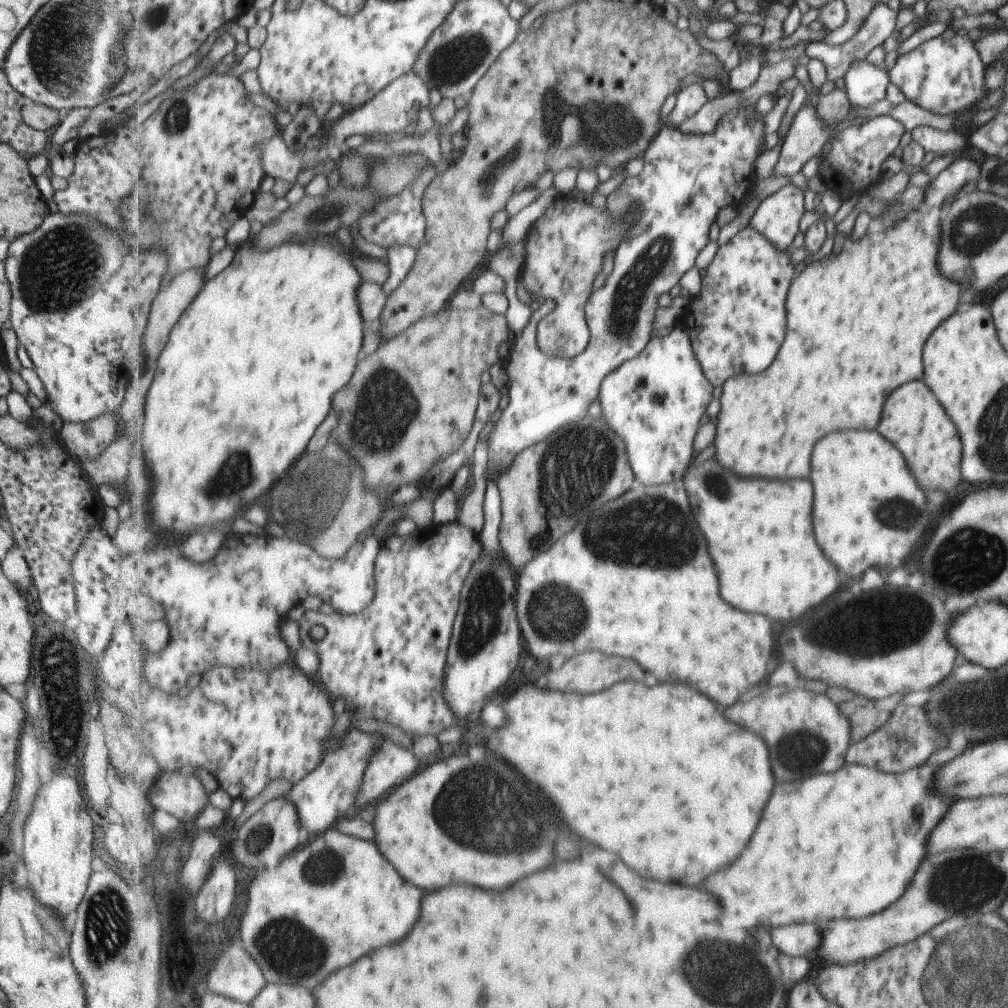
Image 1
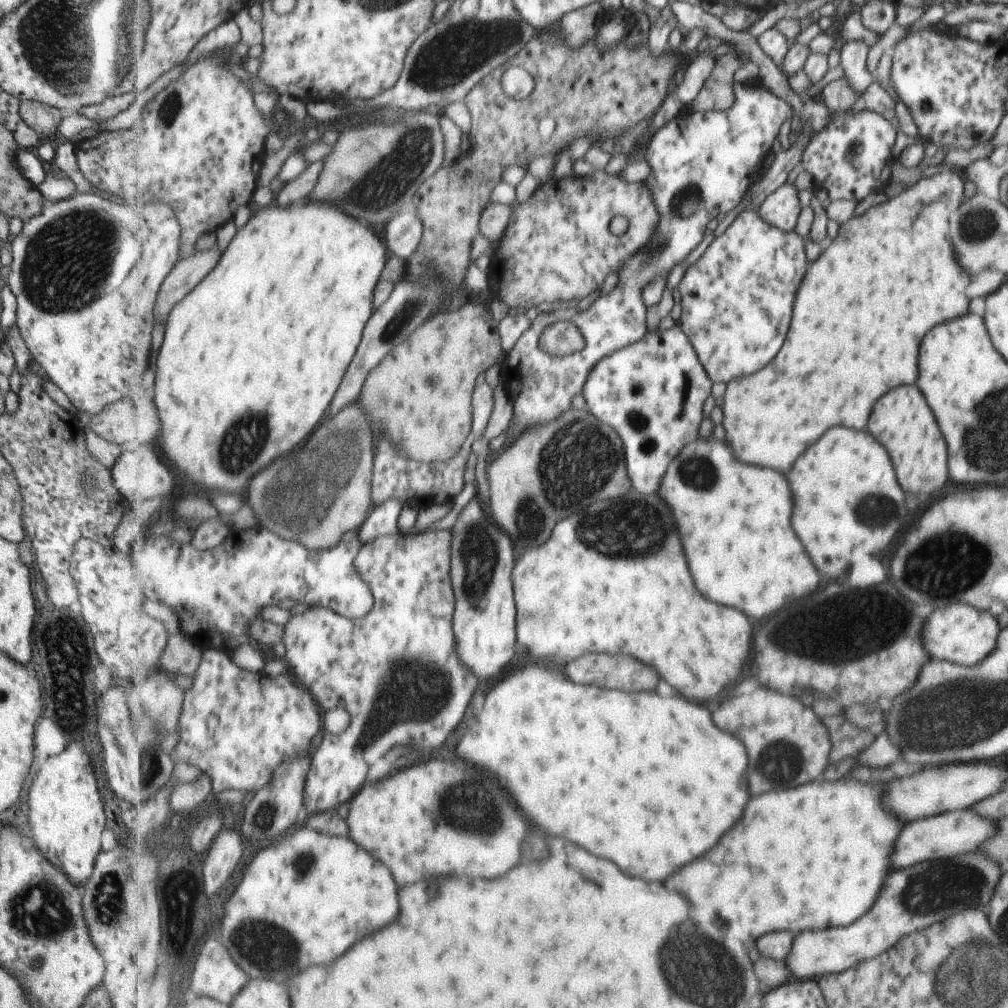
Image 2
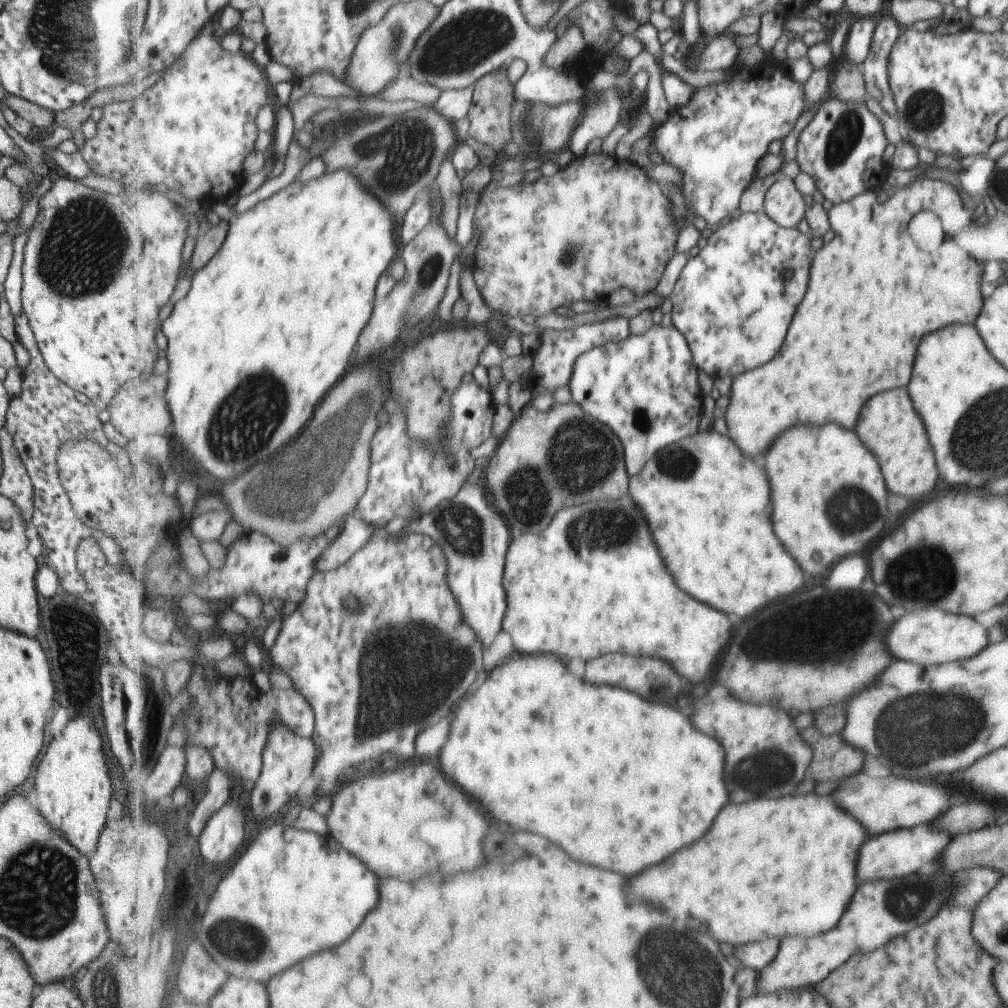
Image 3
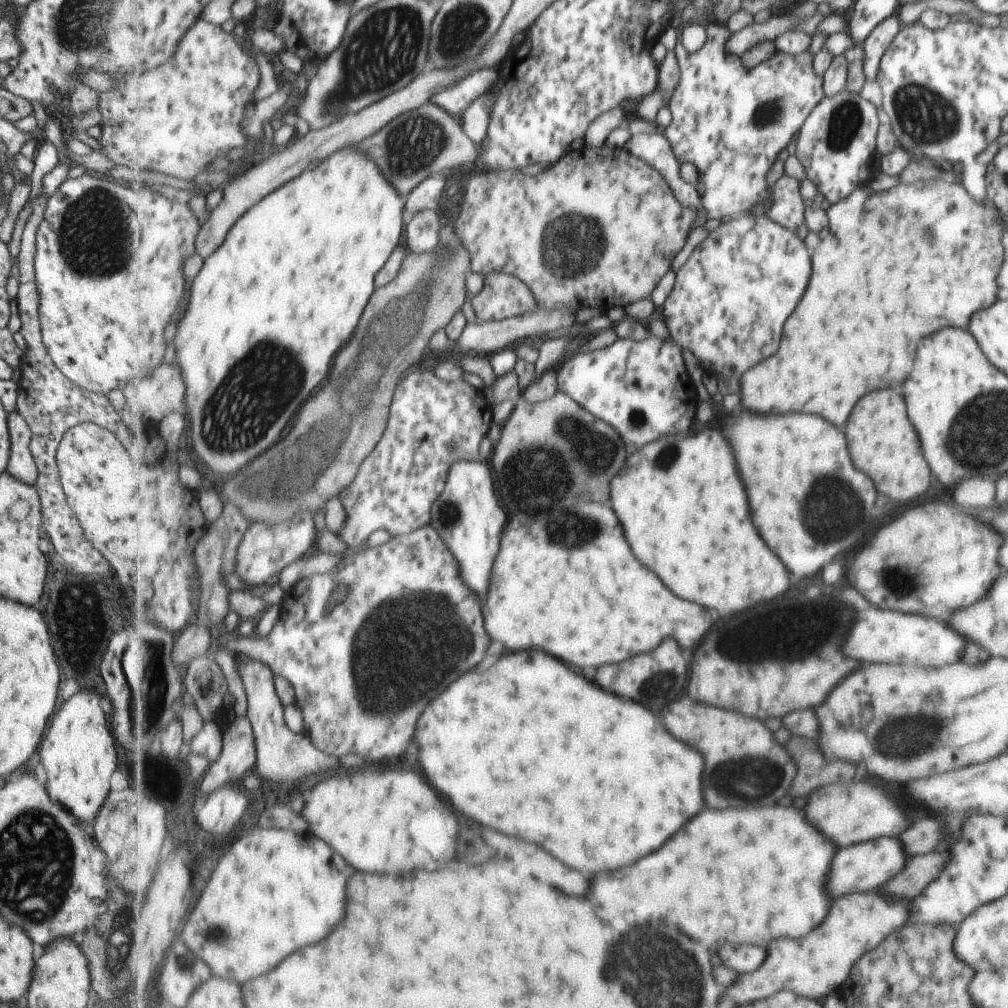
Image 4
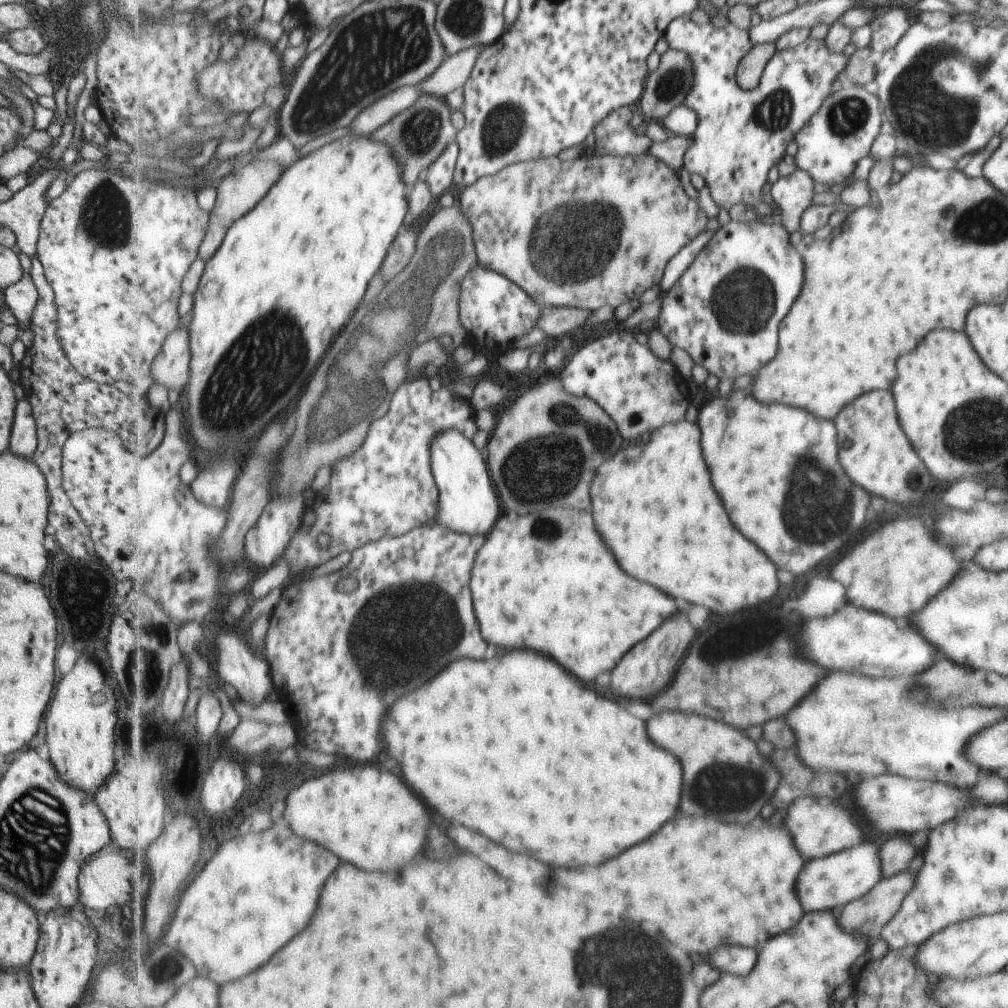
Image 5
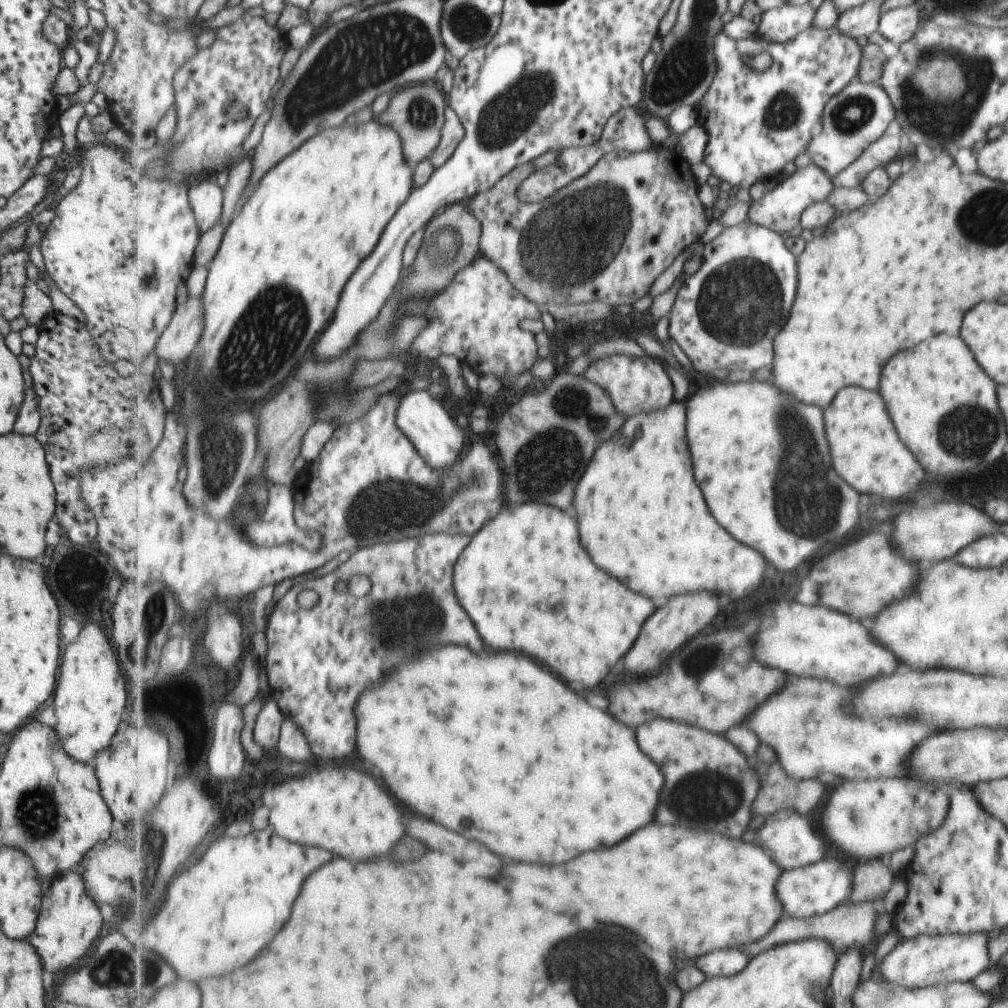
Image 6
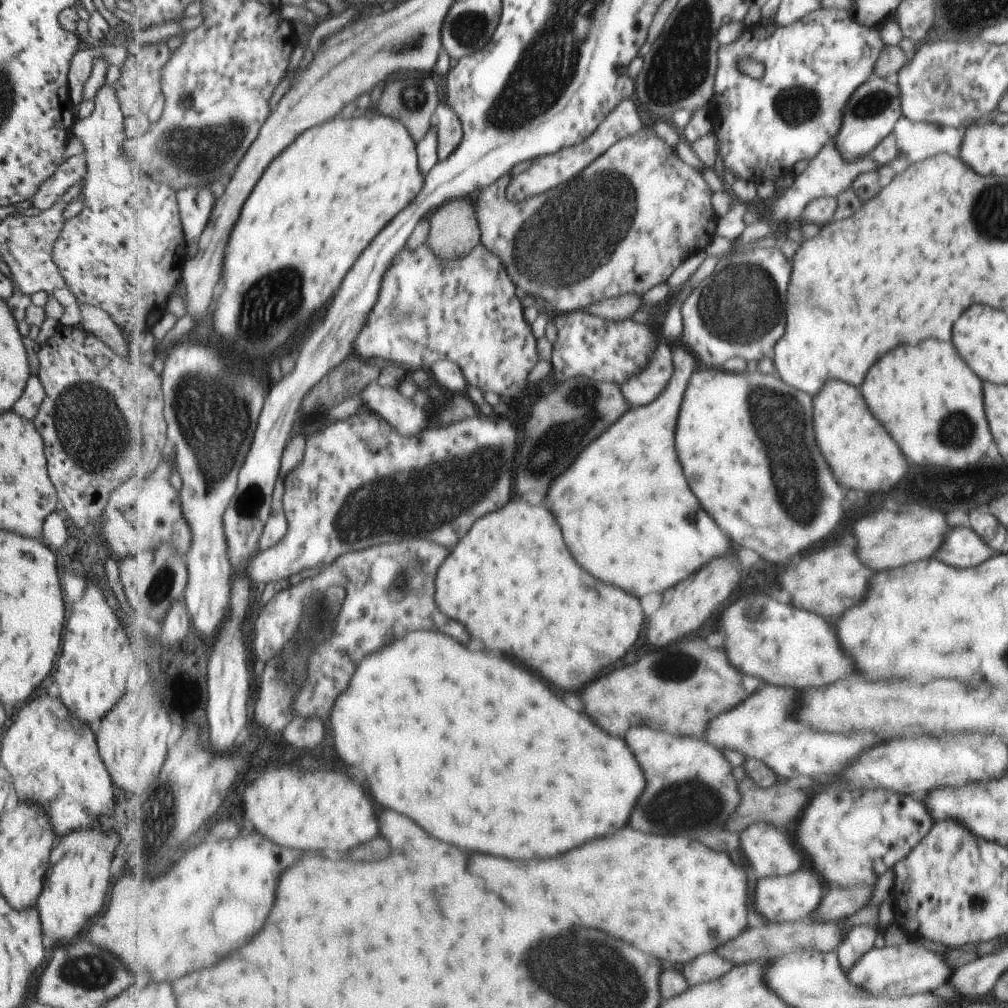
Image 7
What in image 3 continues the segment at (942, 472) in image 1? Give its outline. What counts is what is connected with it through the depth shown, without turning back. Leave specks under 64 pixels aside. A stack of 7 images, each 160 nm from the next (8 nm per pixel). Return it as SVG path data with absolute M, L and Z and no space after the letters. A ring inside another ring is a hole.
M893 388L889 392L873 395L861 412L861 424L853 427L859 442L877 461L885 488L897 496L925 496L937 482L937 468L934 452L928 443L921 419L915 414L912 402L905 388Z

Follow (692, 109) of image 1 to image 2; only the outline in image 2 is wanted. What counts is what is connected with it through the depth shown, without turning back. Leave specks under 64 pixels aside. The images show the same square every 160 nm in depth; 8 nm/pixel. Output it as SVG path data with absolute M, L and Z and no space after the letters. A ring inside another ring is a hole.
M701 53L688 64L684 71L684 79L678 86L676 94L684 108L698 97L705 81L711 76L718 63L717 57L709 56L709 53Z

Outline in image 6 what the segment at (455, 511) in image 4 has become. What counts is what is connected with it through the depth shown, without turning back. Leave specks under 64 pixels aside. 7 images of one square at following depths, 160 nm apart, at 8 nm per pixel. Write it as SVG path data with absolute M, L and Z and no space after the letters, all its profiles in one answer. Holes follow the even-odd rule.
M426 390L409 391L400 400L400 410L396 416L399 428L412 440L412 444L426 461L436 469L449 467L464 455L467 434L457 426L444 400L429 396Z

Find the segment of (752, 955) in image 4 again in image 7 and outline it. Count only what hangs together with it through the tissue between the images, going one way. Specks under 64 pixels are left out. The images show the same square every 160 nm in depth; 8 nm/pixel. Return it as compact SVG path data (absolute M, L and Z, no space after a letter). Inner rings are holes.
M716 952L699 955L696 959L682 966L689 986L717 980L728 973L735 965L726 961Z

